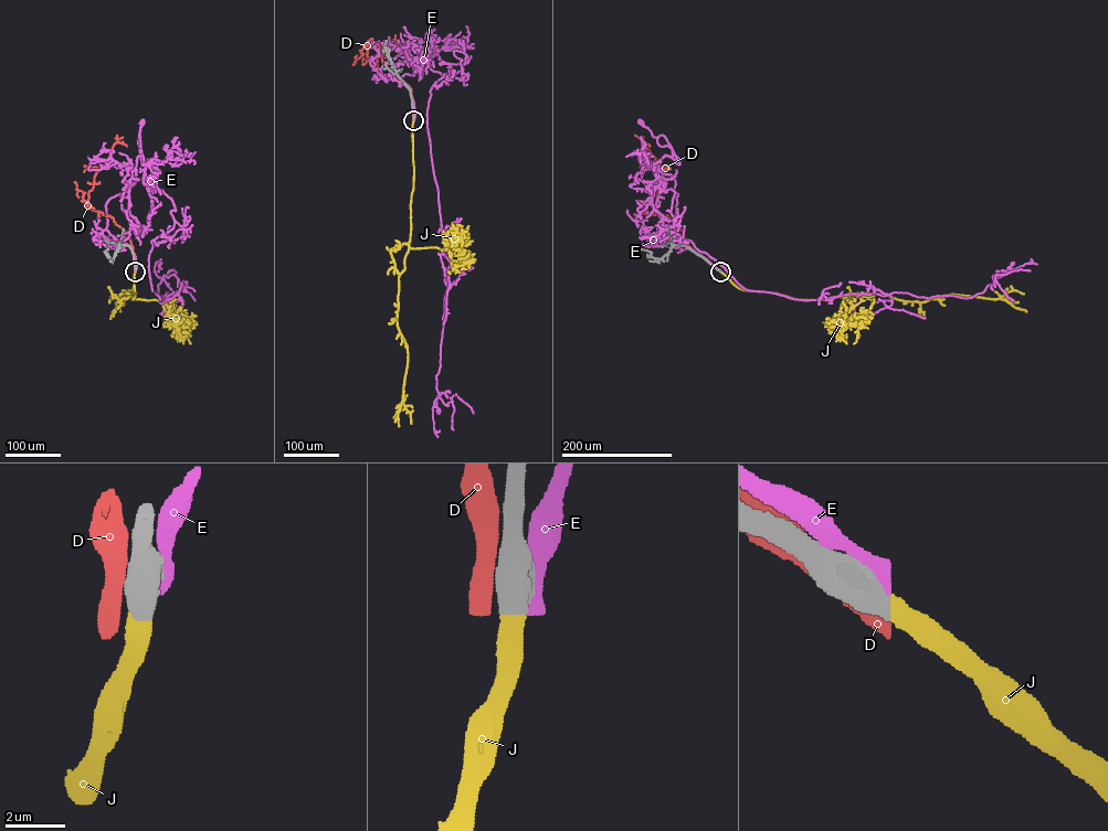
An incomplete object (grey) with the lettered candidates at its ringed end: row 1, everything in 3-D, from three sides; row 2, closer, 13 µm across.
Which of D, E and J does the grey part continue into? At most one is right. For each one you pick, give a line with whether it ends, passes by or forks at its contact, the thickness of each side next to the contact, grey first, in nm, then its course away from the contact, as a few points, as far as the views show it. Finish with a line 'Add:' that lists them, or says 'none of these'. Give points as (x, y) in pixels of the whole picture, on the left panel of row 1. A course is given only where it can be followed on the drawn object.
J: it ends | 750/600 nm | via (135, 270), (135, 296), (132, 299), (128, 294), (120, 294), (118, 302), (129, 295), (122, 300), (120, 311)
Add: J

